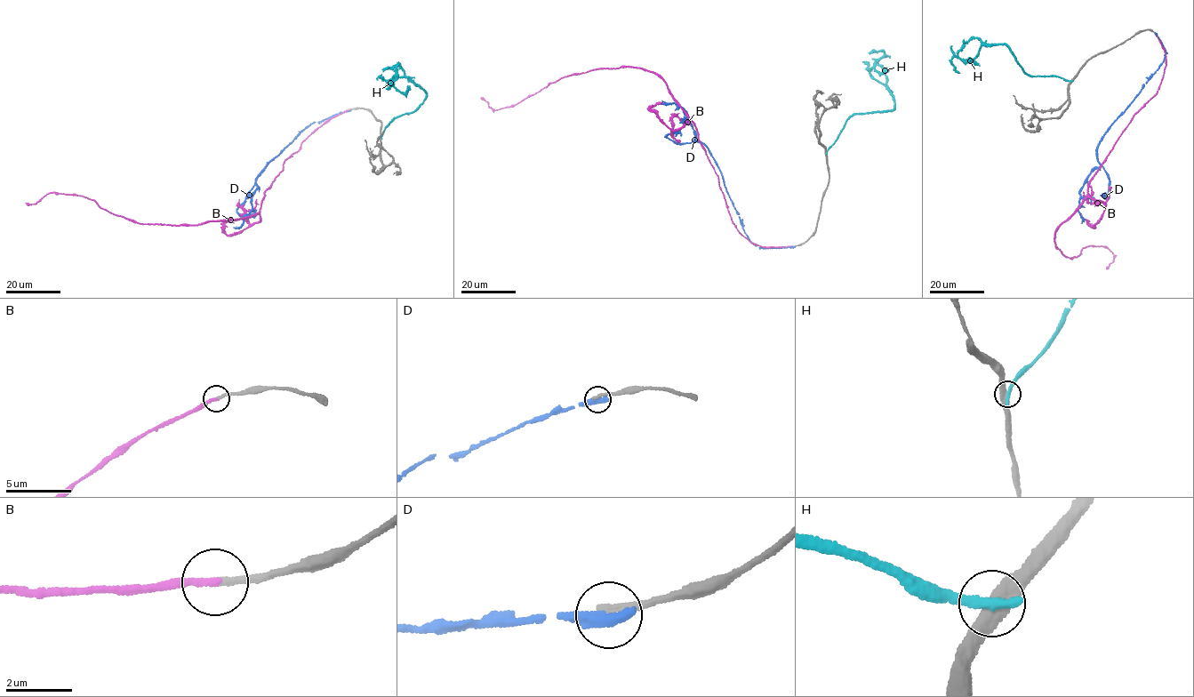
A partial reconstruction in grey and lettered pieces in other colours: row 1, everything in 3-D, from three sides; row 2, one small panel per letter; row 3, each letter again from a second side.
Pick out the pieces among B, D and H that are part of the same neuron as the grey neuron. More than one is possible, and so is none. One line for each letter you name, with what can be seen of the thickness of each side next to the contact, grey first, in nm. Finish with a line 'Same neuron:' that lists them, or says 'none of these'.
B: Thickness 190 nm (grey) against 200 nm
Same neuron: B

